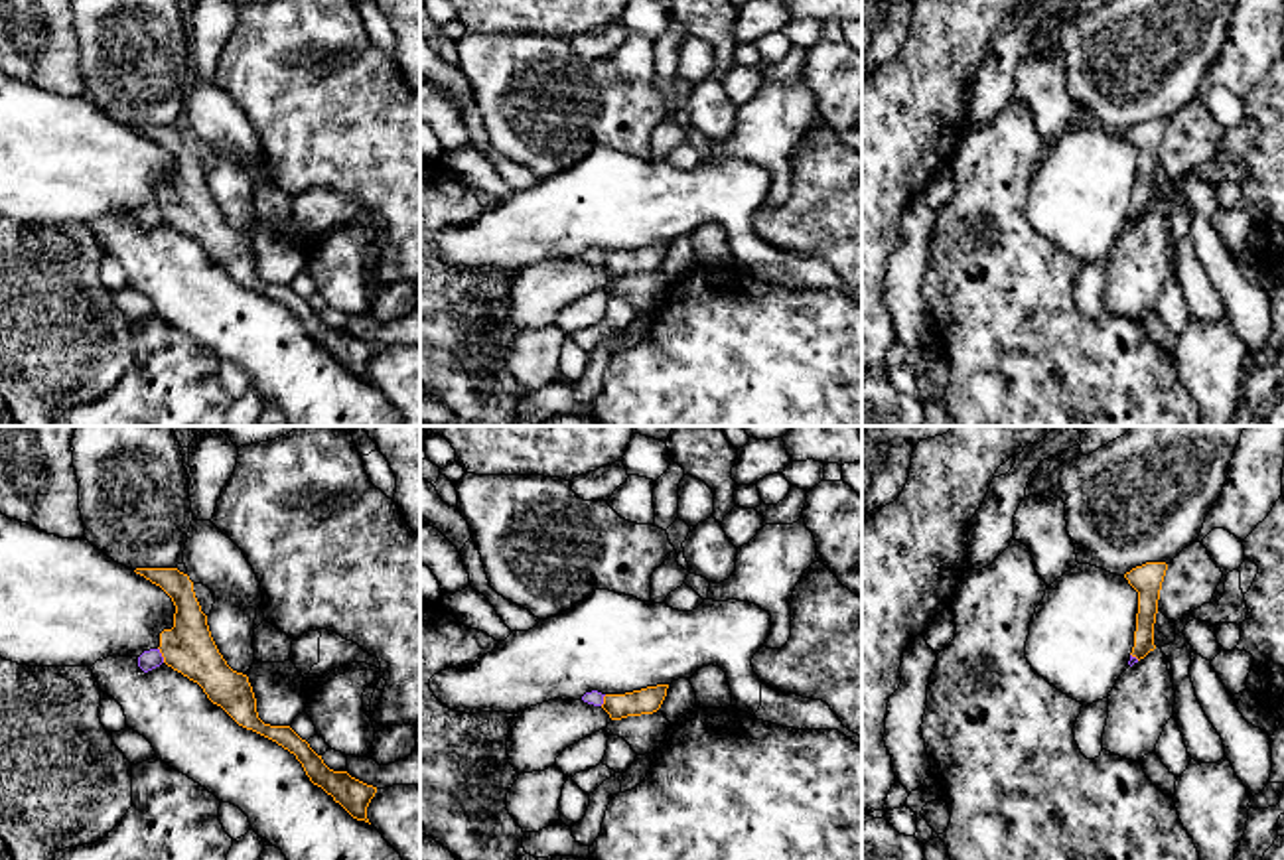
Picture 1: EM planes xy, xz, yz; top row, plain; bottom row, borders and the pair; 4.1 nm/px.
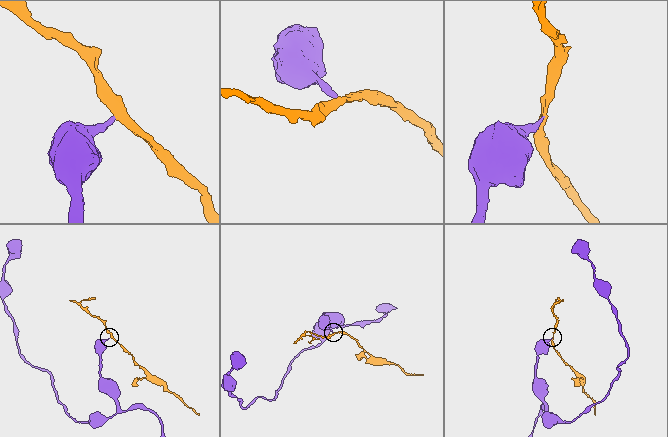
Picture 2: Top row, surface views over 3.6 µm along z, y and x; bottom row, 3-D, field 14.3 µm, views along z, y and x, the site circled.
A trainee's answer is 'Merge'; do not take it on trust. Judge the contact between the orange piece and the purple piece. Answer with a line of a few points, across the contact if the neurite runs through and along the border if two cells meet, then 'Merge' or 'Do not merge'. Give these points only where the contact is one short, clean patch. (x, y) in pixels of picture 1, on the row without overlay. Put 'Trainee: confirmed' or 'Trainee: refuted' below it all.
Line: xy (158, 206), (164, 219). Do not merge
Trainee: refuted

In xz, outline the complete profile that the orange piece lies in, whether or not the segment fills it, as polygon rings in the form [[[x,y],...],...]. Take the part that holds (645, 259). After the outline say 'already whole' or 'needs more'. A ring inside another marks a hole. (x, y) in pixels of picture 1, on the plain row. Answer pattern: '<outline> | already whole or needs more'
[[[669,243],[647,245],[625,252],[606,252],[602,266],[611,278],[653,272],[661,266]]] | already whole

